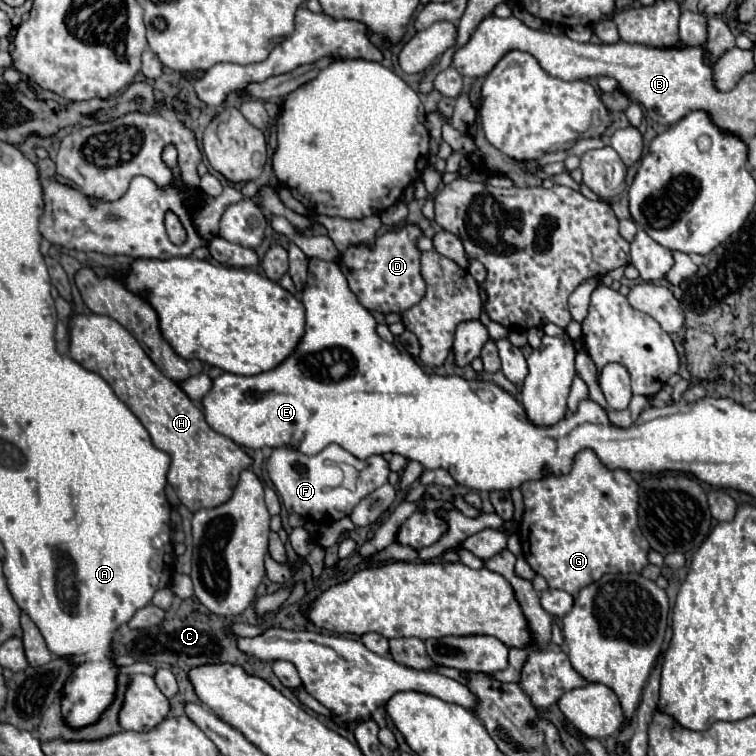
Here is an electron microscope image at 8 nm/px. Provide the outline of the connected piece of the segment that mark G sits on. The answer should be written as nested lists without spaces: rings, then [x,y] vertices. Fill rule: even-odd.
[[[583,449],[573,459],[573,469],[567,475],[545,471],[541,479],[525,481],[521,487],[525,513],[519,525],[519,541],[531,569],[545,577],[551,589],[577,595],[579,589],[599,581],[605,573],[639,573],[649,561],[649,543],[637,525],[637,491],[639,485],[623,469],[607,469],[591,449]]]

